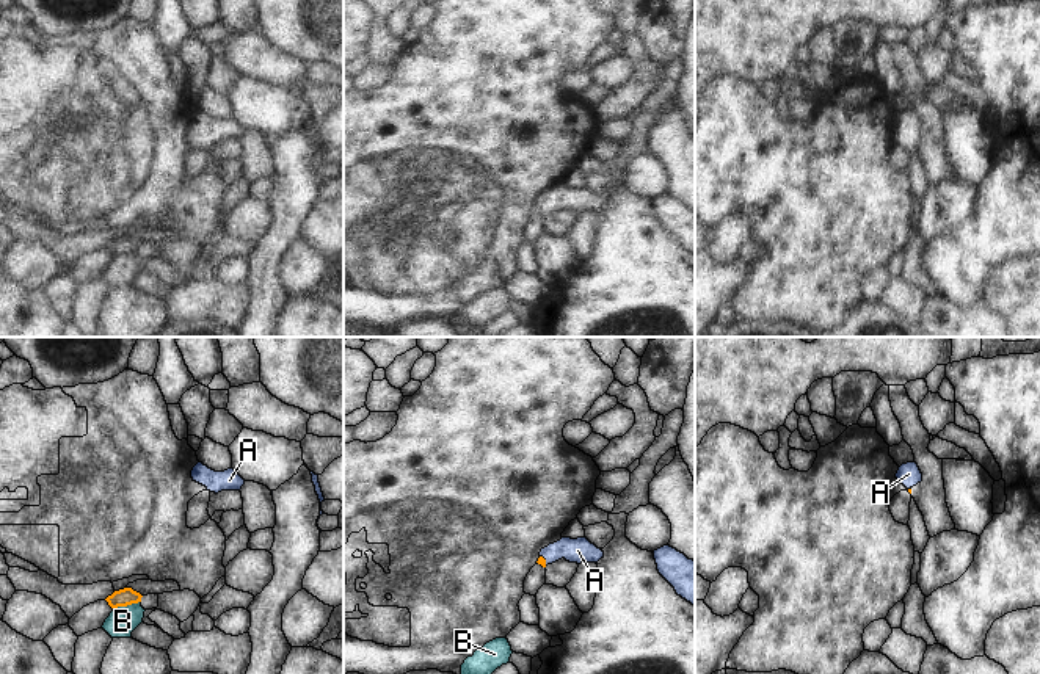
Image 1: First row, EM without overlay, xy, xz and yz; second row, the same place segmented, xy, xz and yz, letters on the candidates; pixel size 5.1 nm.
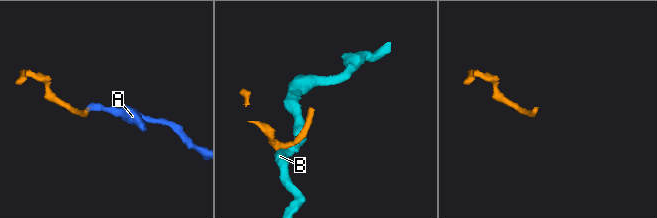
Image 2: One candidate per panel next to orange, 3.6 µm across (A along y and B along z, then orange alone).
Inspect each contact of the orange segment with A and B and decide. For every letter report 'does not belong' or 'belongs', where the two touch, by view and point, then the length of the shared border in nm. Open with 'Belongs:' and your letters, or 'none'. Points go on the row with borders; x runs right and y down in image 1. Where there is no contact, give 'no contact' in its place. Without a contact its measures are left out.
Belongs: A
A: belongs; meets orange in xz at (545, 560); contact 70 nm long
B: does not belong; meets orange in xy at (126, 605); contact 150 nm long

